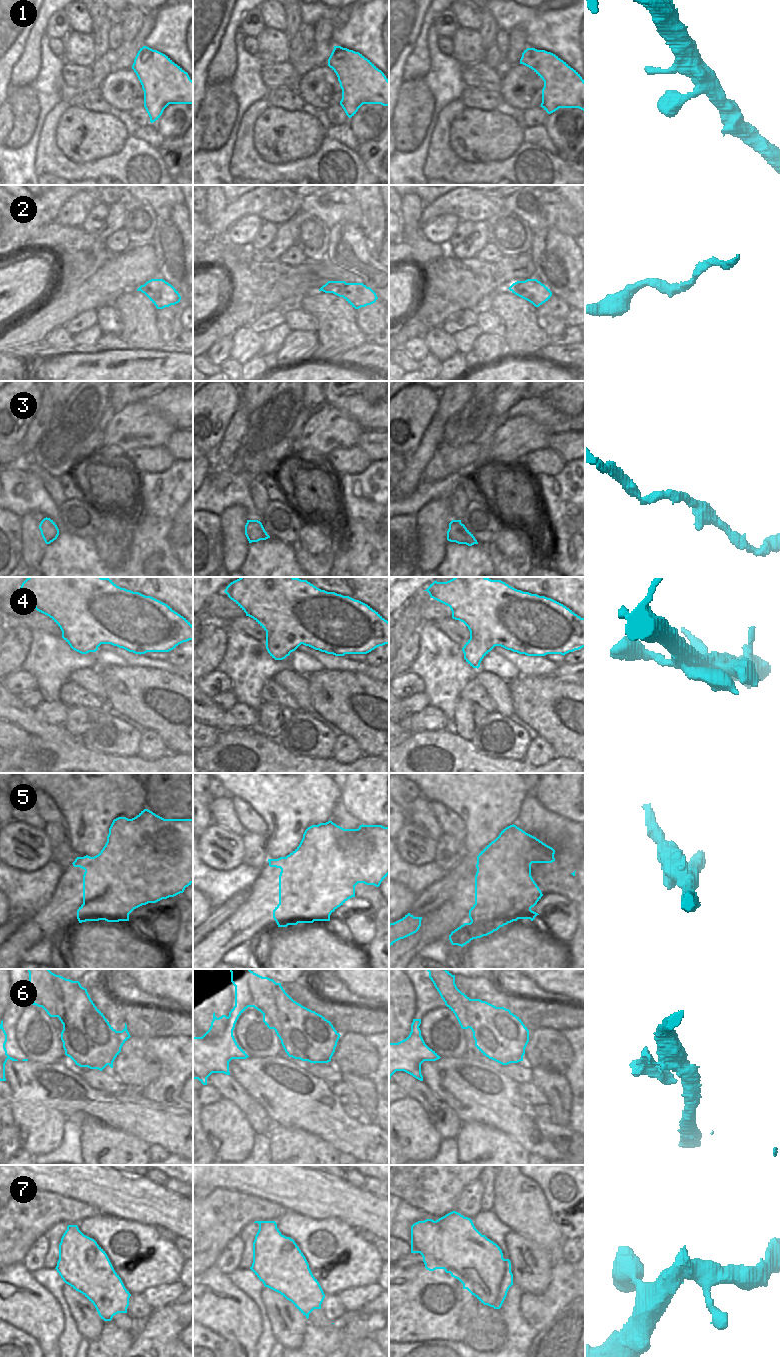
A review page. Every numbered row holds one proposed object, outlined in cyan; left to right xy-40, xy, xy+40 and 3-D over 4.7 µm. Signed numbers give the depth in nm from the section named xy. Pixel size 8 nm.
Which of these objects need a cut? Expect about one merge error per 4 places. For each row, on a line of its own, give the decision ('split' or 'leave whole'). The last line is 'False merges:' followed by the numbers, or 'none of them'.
1: leave whole
2: split
3: leave whole
4: leave whole
5: split
6: leave whole
7: split
False merges: 2, 5, 7

